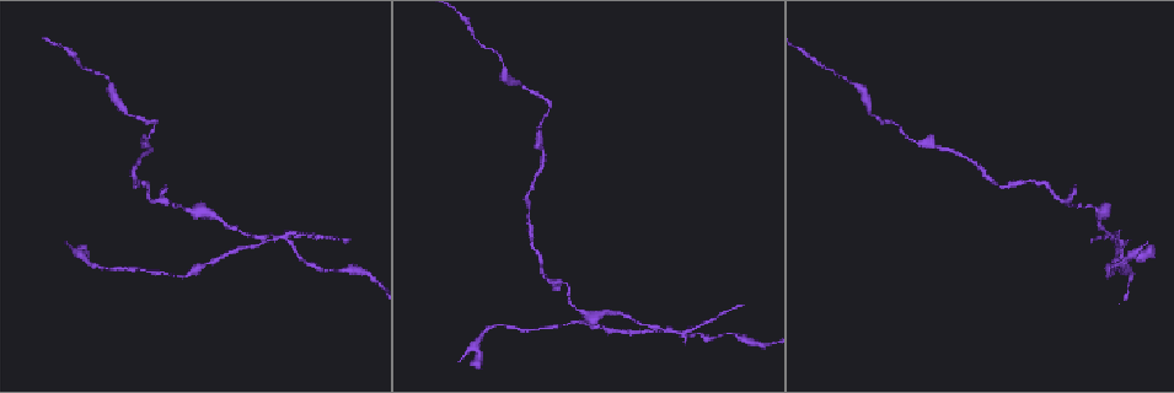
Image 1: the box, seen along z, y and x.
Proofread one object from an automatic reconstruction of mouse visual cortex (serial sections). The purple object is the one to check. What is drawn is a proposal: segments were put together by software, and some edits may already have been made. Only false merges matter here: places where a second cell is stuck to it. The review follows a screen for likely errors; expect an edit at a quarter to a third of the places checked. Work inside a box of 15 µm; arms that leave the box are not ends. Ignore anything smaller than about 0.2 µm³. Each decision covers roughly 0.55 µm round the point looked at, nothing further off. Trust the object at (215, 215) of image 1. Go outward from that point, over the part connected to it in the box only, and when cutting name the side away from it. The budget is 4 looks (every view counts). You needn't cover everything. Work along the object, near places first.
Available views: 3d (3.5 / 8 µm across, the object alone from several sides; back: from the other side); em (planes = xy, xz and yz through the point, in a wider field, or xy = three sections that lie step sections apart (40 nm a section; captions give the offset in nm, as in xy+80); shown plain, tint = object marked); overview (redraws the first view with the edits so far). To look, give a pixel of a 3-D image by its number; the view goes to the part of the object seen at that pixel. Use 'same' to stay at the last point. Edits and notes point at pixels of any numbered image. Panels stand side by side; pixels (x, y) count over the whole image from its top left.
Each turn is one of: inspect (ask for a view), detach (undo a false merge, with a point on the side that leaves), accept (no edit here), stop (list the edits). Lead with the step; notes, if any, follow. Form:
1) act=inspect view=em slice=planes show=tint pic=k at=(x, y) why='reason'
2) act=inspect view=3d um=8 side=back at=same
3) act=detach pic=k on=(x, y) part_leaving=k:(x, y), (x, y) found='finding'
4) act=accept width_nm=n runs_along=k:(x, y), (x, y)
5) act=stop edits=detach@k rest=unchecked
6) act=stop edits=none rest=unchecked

act=inspect view=3d um=3.5 pic=1 at=(1116, 241) why='side arm on a straight run'

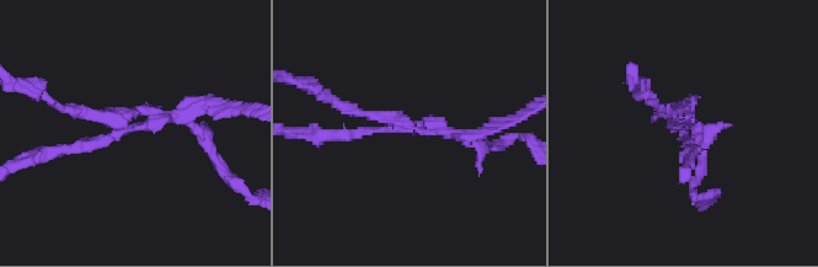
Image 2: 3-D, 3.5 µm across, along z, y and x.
act=inspect view=em slice=xy step=5 show=tint pic=2 at=(682, 125) arms=3 arm_widths_nm=150,150,150

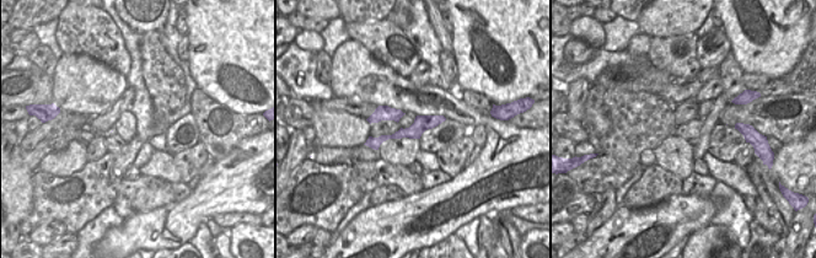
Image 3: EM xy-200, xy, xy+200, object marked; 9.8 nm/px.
act=detach pic=2 on=(230, 106) width_nm=160 part_leaving=2:(139, 123), (30, 158) found='two cells meet here'

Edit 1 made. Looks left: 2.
act=inspect view=3d um=3.5 pic=1 at=(568, 286) why='sharp bend'

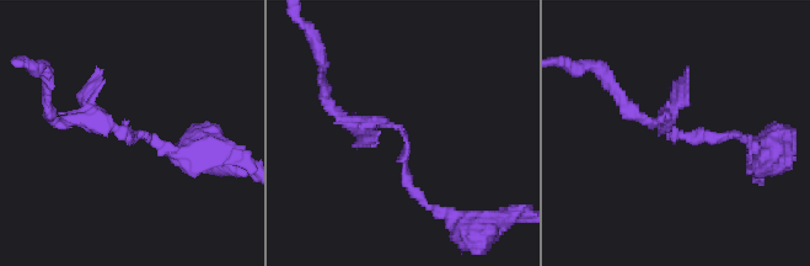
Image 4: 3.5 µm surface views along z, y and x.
act=inspect view=em slice=xy step=3 show=tint pic=4 at=(125, 134) why='now the EM'

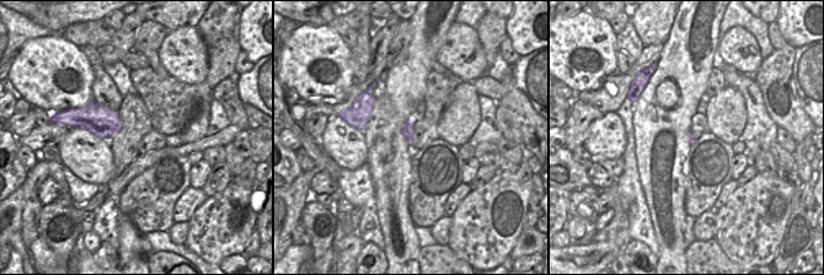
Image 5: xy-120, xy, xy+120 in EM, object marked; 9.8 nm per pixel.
act=accept runs_along=4:(151, 141), (87, 118), (53, 122) found='one cell here'

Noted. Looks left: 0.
act=stop edits=detach@2 rest=unchecked

